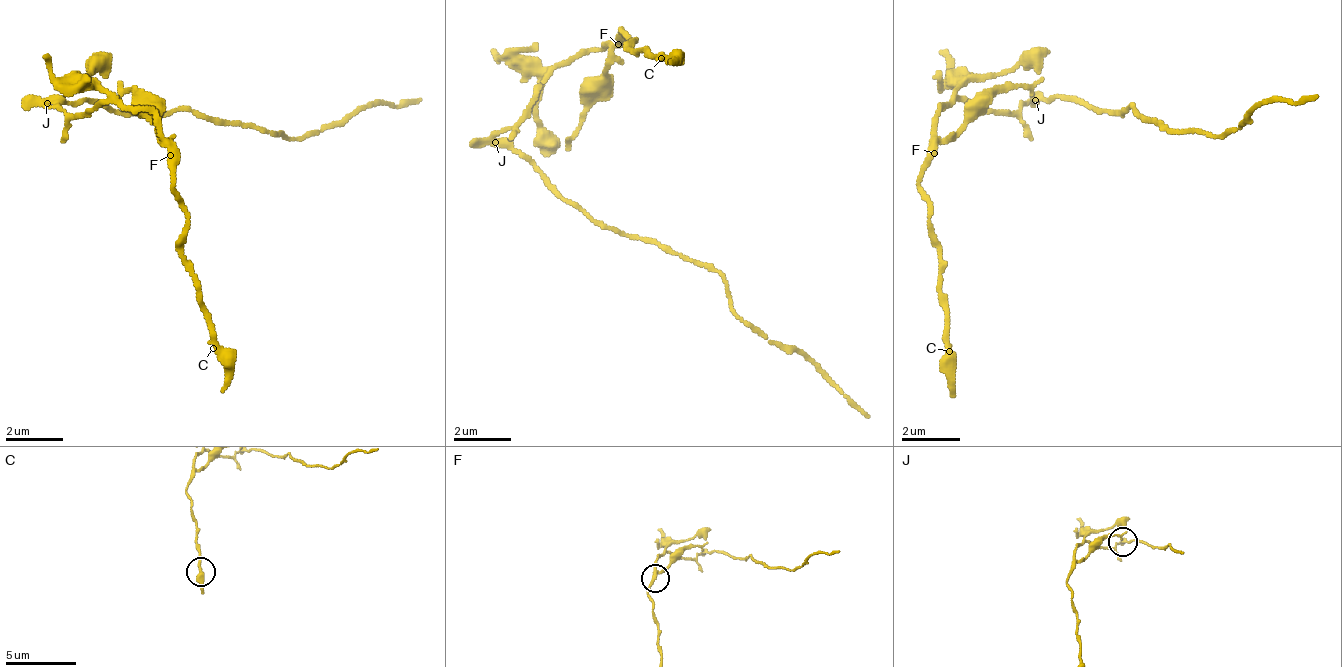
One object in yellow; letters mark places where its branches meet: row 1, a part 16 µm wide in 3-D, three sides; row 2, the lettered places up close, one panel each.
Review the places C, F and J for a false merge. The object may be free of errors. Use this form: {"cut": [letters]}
{"cut": ["J"]}

